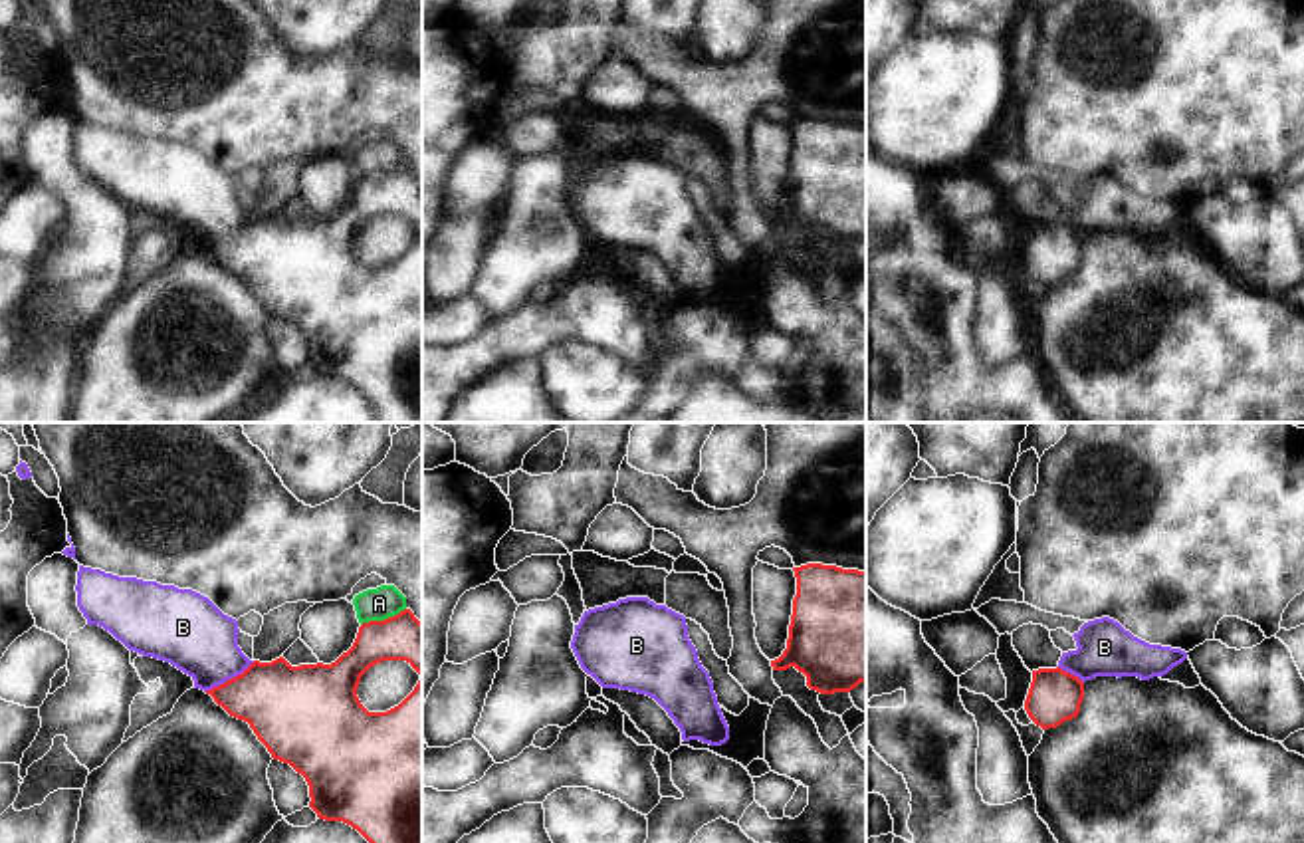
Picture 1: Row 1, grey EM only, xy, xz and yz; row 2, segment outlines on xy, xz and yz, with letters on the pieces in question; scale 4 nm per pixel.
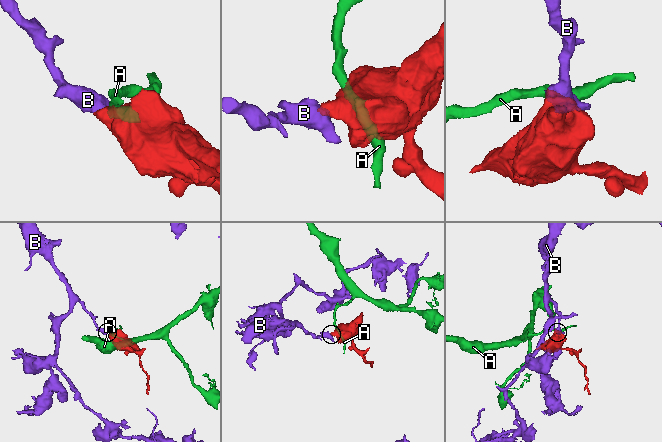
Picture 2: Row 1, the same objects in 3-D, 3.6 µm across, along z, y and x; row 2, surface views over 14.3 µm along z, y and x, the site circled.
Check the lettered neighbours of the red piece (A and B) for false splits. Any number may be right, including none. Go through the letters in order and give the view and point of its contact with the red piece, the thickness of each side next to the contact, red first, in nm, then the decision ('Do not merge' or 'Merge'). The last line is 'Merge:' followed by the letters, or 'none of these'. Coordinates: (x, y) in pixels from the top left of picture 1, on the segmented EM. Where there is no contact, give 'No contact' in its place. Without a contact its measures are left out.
A: Touches red at xy (385, 619). Thickness 190 nm (red) against 130 nm. Do not merge
B: Touches red at xy (230, 679). Thickness 320 nm (red) against 300 nm. Merge
Merge: B.

